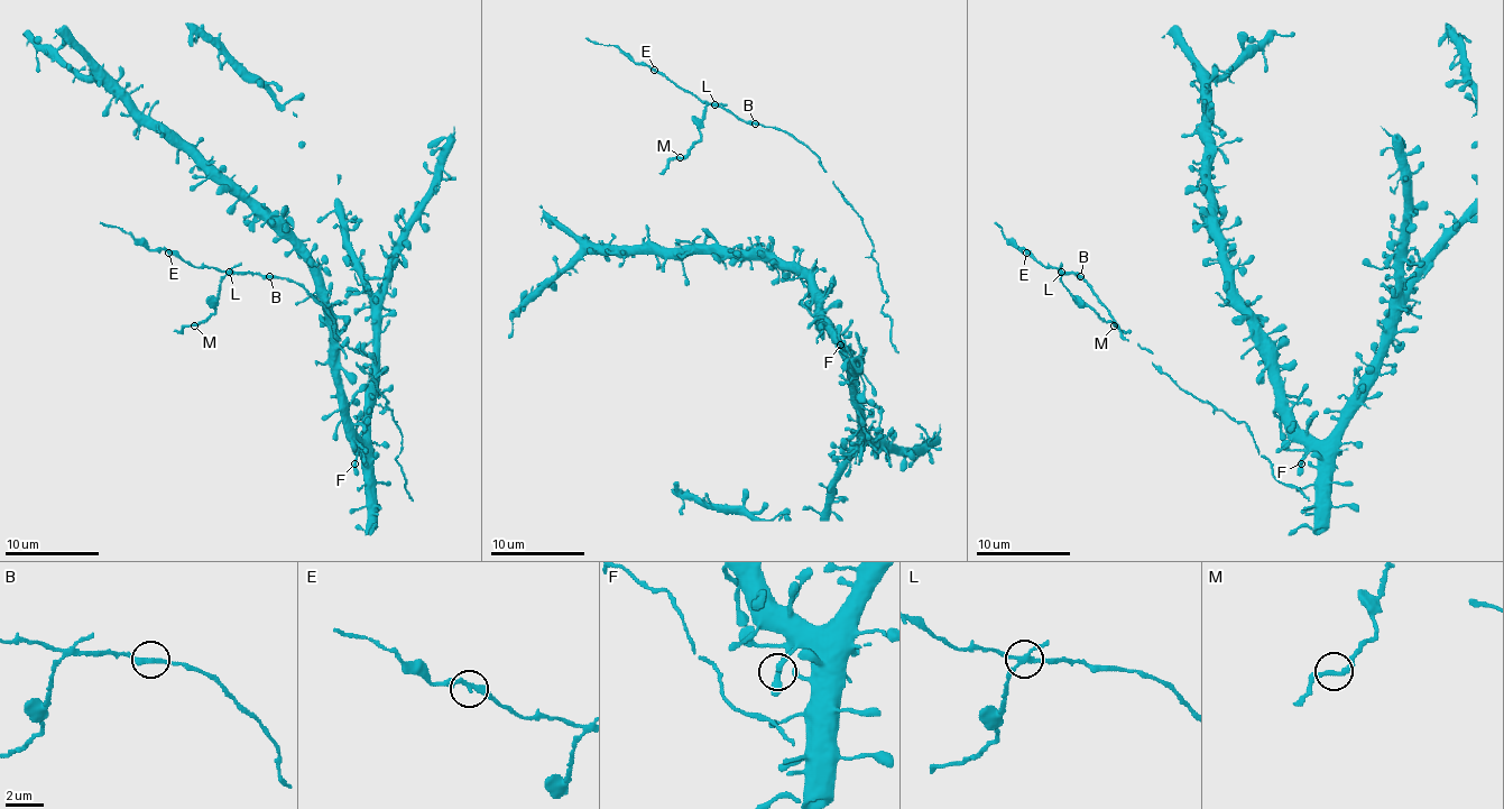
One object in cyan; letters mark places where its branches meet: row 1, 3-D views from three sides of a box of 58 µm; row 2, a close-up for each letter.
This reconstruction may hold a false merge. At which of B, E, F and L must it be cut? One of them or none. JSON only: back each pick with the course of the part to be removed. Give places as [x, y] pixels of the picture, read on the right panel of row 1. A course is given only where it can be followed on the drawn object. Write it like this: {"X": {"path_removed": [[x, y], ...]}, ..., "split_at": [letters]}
{"L": {"path_removed": [[1061, 272], [1063, 285], [1106, 321], [1131, 330]]}, "split_at": ["L"]}

